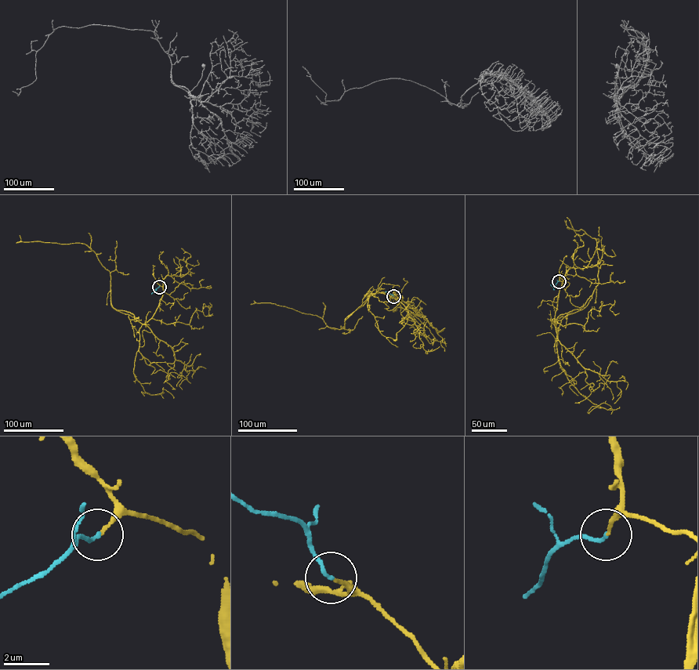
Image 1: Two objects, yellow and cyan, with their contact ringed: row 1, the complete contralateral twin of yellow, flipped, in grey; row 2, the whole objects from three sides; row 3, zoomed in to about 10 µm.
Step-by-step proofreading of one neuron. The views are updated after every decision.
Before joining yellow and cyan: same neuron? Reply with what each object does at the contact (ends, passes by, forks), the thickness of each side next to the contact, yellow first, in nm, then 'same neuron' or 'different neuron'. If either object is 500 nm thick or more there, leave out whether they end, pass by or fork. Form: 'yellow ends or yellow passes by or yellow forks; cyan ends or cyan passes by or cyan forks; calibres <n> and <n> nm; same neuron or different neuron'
yellow ends; cyan ends; calibres 140 and 160 nm; same neuron

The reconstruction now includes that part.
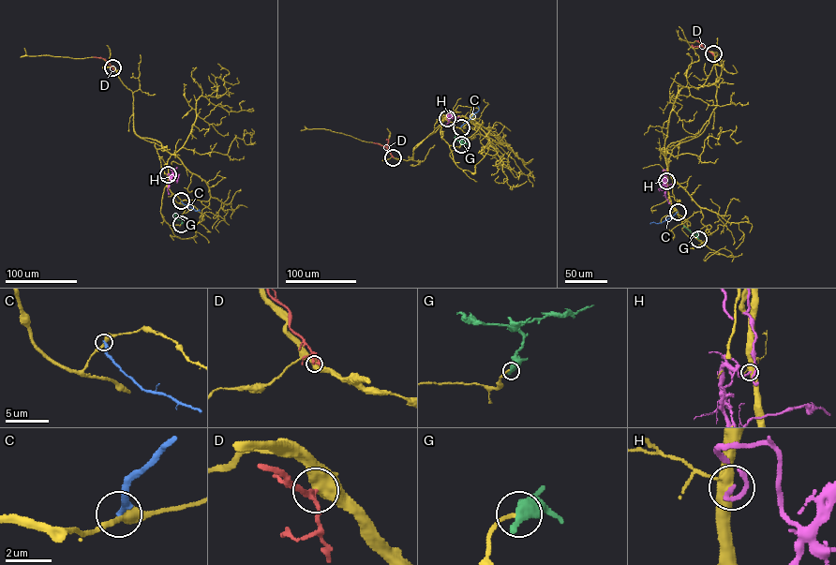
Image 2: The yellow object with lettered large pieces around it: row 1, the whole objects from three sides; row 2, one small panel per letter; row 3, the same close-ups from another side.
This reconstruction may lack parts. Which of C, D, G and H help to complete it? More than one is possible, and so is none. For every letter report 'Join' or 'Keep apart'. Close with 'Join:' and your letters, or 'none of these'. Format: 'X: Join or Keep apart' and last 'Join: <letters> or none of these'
C: Keep apart
D: Keep apart
G: Keep apart
H: Keep apart
Join: none of these

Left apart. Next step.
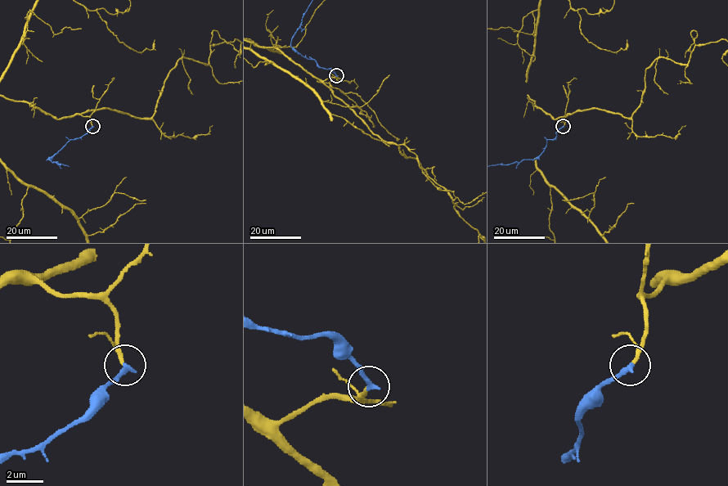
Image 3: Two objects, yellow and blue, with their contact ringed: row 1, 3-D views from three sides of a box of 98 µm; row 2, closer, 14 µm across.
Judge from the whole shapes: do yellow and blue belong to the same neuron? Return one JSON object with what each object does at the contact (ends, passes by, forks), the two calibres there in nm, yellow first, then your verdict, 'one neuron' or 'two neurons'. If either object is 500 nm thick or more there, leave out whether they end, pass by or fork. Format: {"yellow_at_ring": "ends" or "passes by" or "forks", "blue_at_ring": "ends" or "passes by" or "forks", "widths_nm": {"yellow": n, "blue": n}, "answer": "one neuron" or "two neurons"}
{"yellow_at_ring": "ends", "blue_at_ring": "ends", "widths_nm": {"yellow": 200, "blue": 320}, "answer": "one neuron"}

